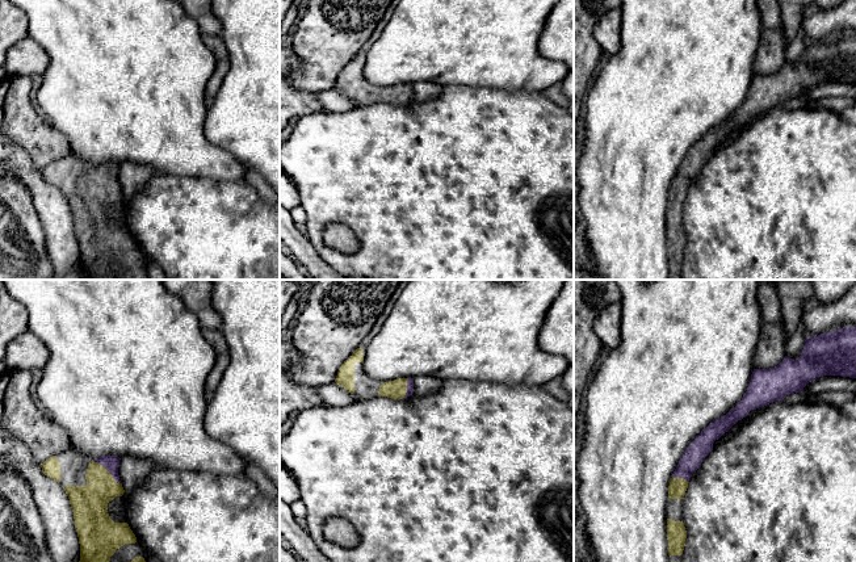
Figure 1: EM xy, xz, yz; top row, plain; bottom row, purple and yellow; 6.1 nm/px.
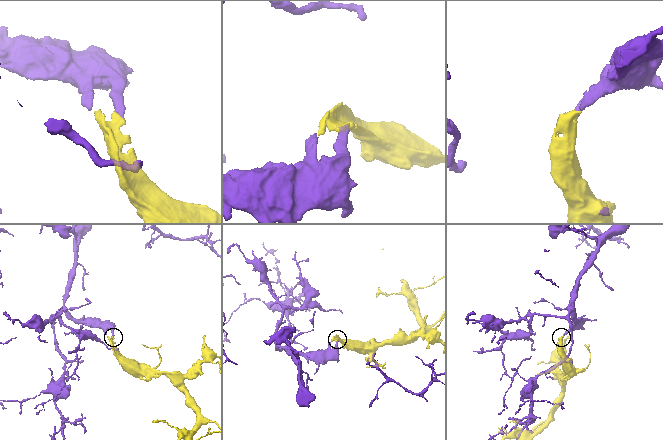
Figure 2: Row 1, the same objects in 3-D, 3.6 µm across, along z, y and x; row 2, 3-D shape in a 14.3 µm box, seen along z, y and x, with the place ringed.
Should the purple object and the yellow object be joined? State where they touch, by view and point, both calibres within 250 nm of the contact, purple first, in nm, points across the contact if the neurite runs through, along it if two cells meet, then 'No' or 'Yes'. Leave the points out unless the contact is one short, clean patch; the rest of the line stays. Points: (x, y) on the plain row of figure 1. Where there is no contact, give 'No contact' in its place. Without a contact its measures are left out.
Touches purple at xy (106, 175). Thickness 100 nm (purple) against 220 nm. Path across: xy (110, 168), (106, 175), (103, 192), (89, 209). Yes

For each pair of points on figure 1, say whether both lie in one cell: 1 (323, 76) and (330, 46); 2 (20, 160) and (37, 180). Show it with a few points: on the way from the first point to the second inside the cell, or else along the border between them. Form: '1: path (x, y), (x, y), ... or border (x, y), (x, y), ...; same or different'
1: path (323, 68), (323, 54); same
2: path (22, 166), (32, 175); same

